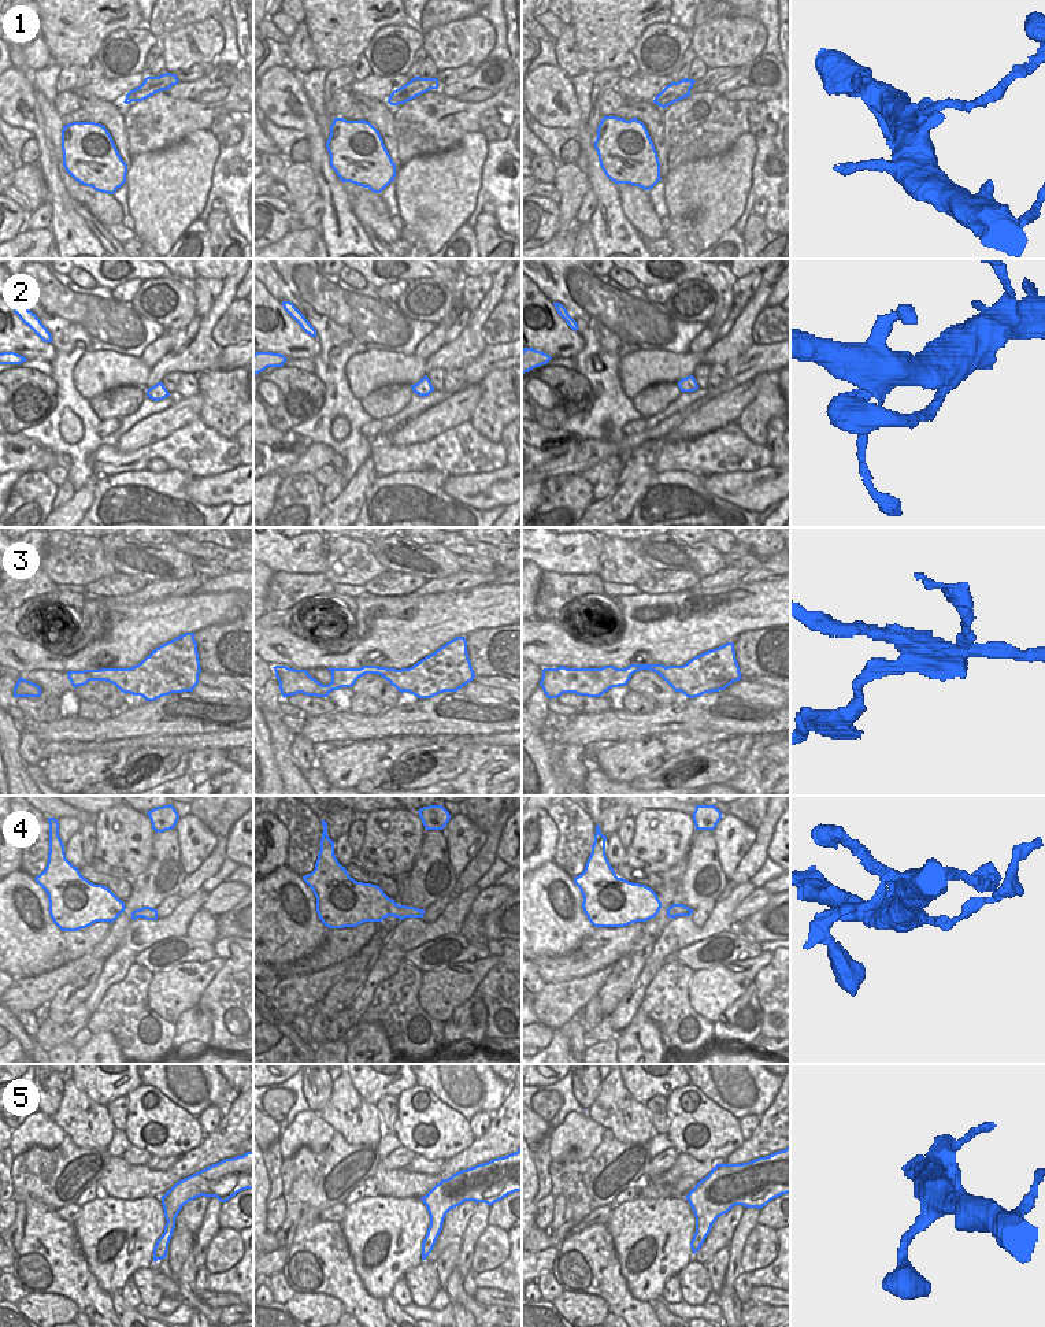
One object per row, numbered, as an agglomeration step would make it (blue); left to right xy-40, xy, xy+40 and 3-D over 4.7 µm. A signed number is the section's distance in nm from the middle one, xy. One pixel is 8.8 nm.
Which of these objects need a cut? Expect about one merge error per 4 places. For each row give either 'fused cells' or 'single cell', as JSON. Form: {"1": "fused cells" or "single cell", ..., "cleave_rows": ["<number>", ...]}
{"1": "fused cells", "2": "single cell", "3": "fused cells", "4": "fused cells", "5": "single cell", "cleave_rows": ["1", "3", "4"]}

